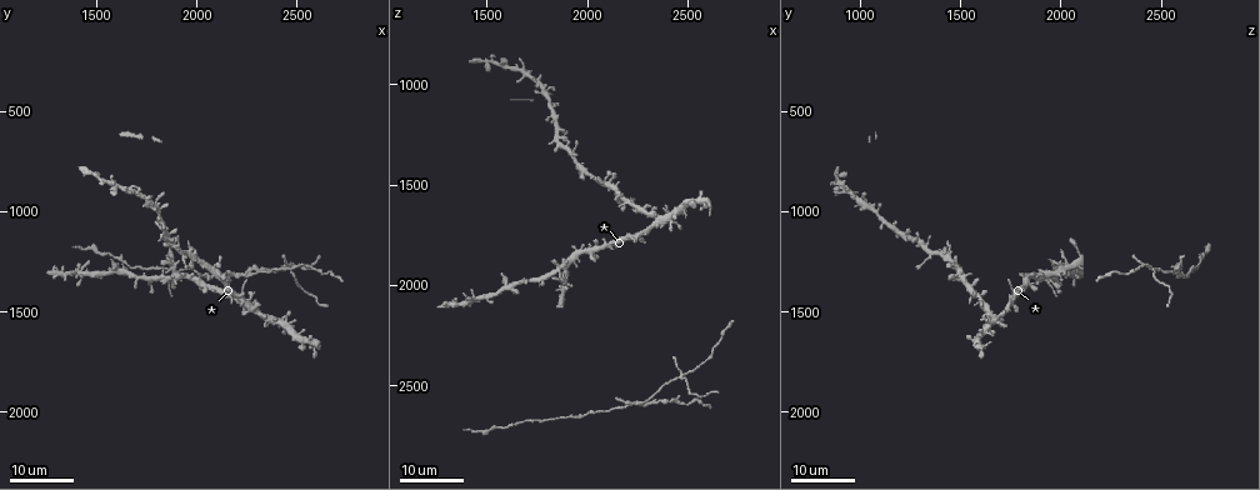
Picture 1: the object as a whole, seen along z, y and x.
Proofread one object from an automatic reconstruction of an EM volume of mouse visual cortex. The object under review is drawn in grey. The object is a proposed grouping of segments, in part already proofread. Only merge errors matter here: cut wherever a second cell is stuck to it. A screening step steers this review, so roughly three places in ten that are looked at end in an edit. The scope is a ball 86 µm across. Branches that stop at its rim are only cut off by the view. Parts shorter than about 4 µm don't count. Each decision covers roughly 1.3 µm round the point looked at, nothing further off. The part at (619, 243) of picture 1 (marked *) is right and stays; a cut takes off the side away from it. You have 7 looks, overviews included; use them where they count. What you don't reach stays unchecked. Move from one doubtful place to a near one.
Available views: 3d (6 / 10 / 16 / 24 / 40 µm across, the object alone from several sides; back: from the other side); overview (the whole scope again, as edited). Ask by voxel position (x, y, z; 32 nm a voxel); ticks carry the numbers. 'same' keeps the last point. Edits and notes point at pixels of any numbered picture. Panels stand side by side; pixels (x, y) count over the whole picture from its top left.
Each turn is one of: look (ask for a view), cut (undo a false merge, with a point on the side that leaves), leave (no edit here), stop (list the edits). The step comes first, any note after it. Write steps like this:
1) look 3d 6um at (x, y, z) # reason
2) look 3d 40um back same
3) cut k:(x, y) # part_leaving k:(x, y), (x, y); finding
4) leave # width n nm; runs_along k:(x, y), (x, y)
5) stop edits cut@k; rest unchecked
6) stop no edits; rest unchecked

look 3d 24um at (2470, 1280, 2450) # four or more arms meet

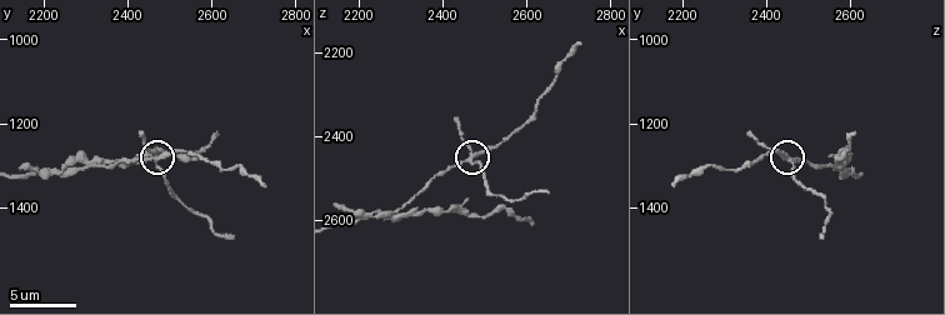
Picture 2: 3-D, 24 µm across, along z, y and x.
look 3d 10um at (2470, 1285, 2455)

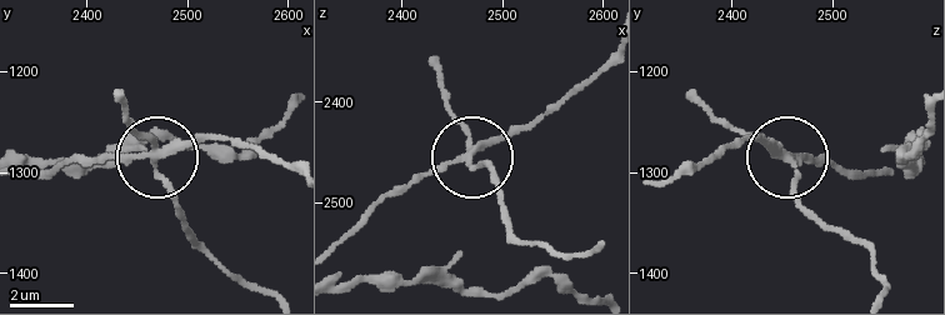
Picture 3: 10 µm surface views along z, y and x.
cut 3:(175, 199) # side_arm 11 um; part_leaving 3:(158, 159), (186, 226), (230, 269), (270, 293); a second cell is stuck on

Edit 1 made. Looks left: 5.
look overview

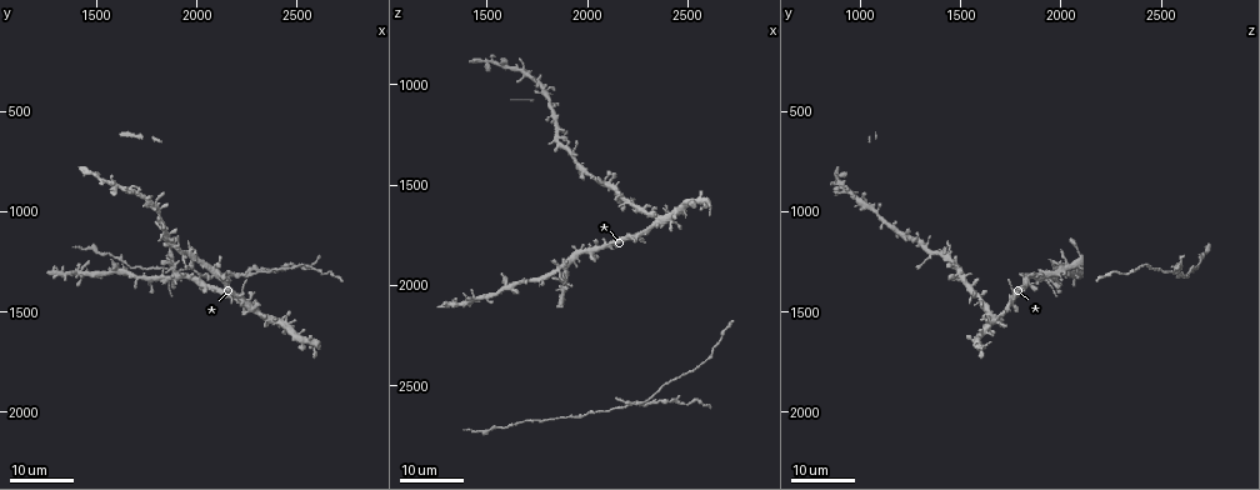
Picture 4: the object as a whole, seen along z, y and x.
look 3d 16um at (1550, 1220, 2700) # thick turns thin

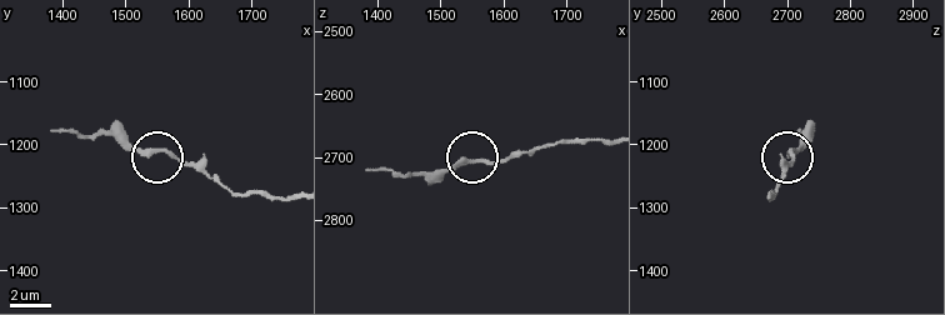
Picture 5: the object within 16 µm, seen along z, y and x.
look 3d 10um at (1535, 1215, 2705)

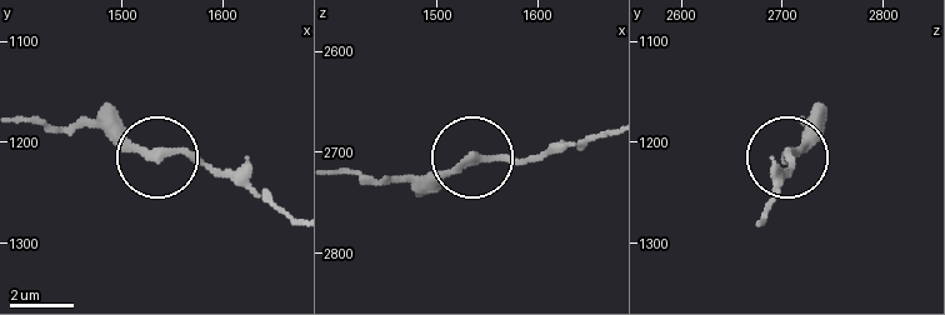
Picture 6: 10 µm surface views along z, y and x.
leave # runs_along 6:(608, 134), (535, 158), (471, 158), (418, 195); all the same cell

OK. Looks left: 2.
stop edits cut@3; rest unchecked

